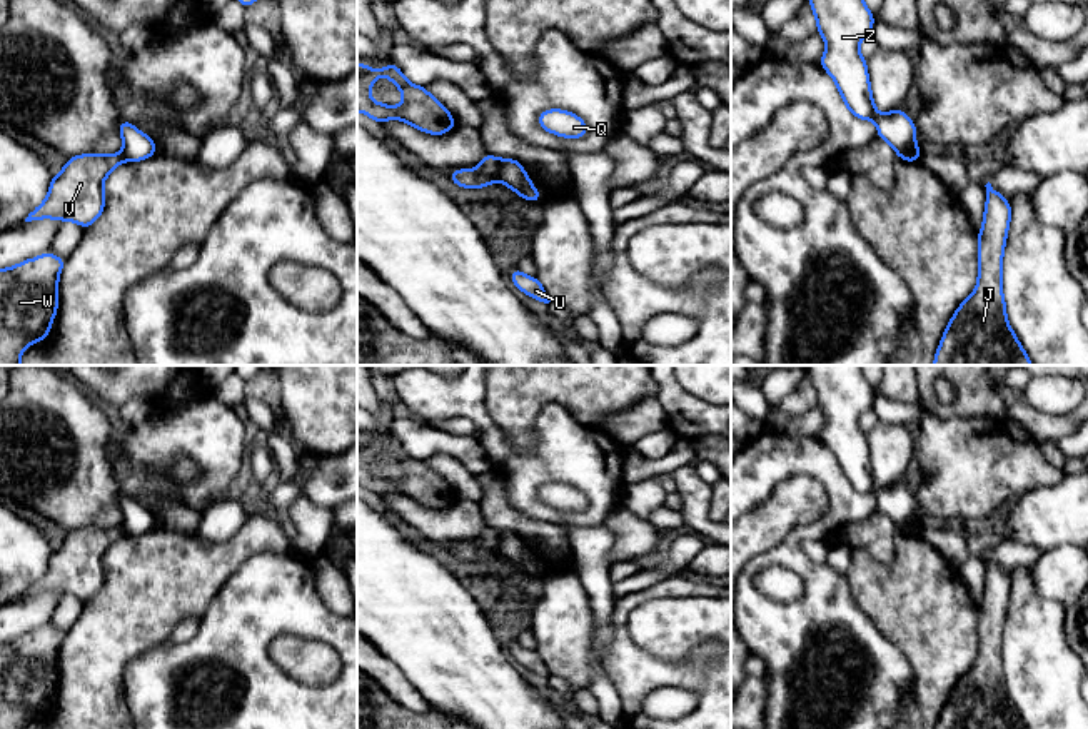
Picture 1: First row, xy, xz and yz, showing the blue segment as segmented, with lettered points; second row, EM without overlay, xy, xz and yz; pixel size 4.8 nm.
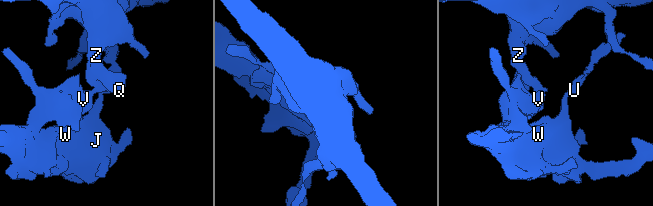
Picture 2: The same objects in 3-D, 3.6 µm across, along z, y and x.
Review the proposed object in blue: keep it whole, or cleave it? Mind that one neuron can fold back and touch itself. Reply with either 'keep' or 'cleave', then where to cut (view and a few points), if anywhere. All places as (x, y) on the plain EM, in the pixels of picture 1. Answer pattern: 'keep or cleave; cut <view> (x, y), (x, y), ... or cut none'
cleave; cut xz (499, 532), (496, 553)

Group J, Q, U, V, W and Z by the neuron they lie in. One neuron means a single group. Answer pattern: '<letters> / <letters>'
J U V W / Q Z

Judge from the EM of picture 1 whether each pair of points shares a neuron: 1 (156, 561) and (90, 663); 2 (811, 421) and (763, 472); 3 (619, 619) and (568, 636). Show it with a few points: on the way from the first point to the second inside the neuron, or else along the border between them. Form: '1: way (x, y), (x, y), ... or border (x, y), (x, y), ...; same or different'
1: way (151, 586), (142, 601), (105, 638); same
2: border (765, 427), (790, 436), (816, 436); different
3: way (619, 638), (606, 653), (586, 653); same

